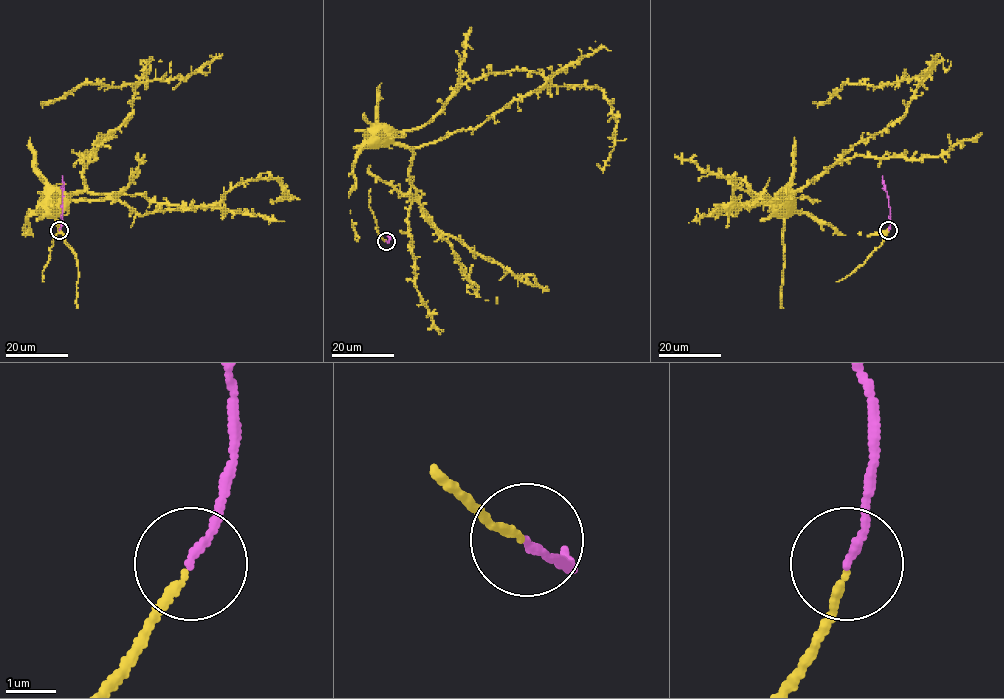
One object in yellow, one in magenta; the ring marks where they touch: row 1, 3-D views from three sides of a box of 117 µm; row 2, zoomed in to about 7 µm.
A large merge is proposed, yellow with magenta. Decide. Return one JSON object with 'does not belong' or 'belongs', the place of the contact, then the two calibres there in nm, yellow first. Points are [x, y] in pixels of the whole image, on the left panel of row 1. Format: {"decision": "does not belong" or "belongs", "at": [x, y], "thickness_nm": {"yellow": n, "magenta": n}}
{"decision": "belongs", "at": [59, 230], "thickness_nm": {"yellow": 150, "magenta": 150}}

